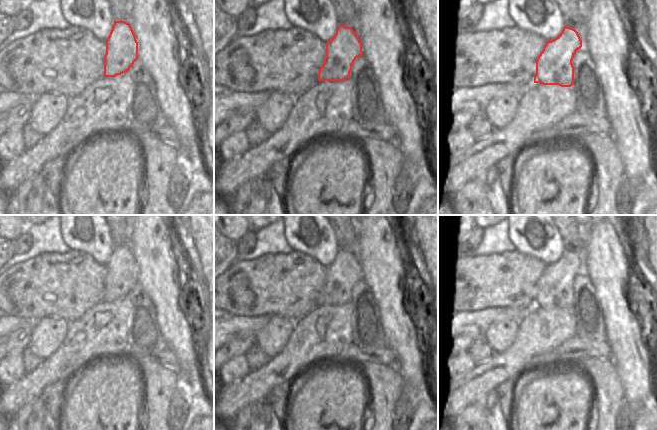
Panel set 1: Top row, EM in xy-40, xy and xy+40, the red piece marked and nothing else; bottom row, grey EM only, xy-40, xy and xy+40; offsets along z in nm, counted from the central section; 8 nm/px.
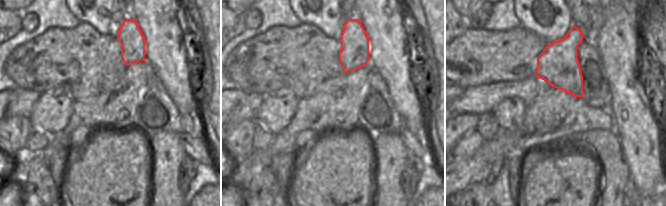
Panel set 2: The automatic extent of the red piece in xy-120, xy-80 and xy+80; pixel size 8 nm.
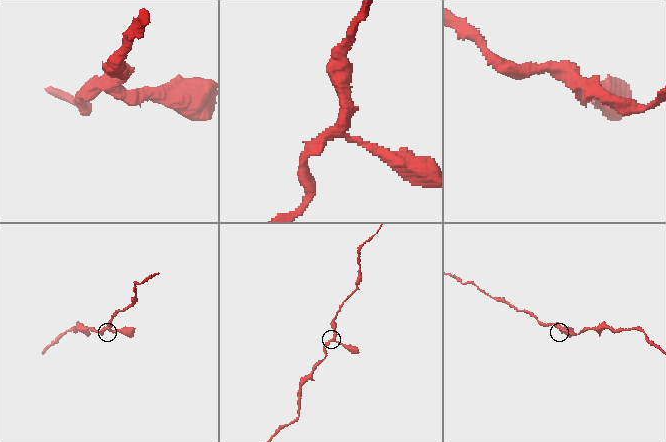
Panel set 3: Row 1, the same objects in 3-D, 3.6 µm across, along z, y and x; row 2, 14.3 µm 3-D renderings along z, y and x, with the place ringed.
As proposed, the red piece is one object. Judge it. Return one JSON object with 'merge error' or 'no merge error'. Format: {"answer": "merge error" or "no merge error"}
{"answer": "no merge error"}

